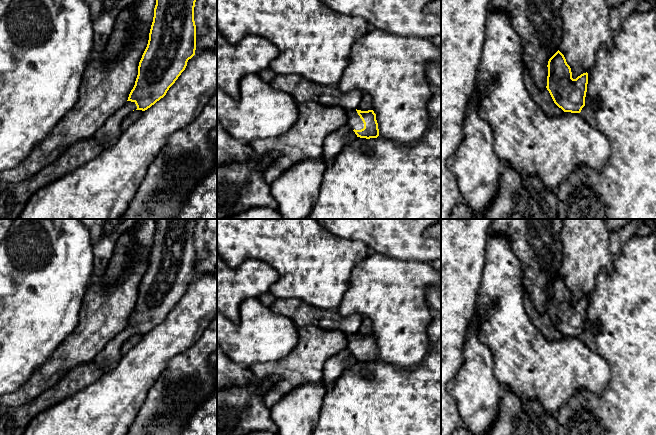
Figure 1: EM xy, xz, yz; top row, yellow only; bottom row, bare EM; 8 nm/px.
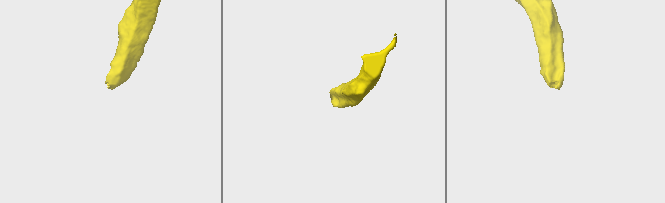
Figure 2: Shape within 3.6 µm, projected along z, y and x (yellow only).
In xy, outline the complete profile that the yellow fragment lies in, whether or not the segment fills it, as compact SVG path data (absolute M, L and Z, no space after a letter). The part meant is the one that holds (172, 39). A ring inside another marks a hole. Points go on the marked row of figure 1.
M156 0L154 17L147 47L138 66L138 75L127 102L118 109L95 133L94 138L104 145L113 145L121 134L121 122L133 110L145 111L163 98L169 88L185 70L187 62L195 55L196 25L194 7L196 0Z

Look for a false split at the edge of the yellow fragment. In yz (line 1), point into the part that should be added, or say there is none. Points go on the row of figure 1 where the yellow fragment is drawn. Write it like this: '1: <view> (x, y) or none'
1: none

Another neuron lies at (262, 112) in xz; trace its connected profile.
M258 74L242 78L239 100L230 98L217 87L217 167L254 160L248 143L254 139L277 138L288 132L298 119L297 104L292 96L277 91Z

